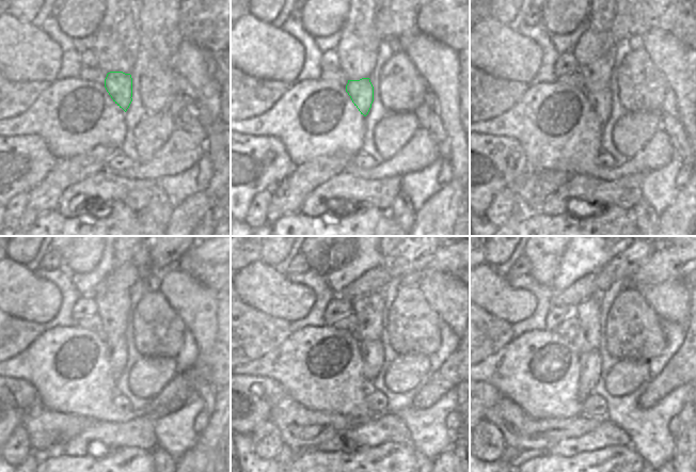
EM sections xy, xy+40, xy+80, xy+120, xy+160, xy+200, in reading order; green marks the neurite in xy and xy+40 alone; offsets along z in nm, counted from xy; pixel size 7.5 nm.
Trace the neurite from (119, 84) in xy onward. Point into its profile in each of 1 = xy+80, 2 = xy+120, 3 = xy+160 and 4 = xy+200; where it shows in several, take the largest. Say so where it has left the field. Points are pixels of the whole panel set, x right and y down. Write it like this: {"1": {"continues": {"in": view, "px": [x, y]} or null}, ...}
{"1": {"continues": {"in": "xy+80", "px": [601, 101]}}, "2": {"continues": {"in": "xy+120", "px": [119, 351]}}, "3": {"continues": {"in": "xy+160", "px": [359, 355]}}, "4": {"continues": {"in": "xy+200", "px": [600, 360]}}}

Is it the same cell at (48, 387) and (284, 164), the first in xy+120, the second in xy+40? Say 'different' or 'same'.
different

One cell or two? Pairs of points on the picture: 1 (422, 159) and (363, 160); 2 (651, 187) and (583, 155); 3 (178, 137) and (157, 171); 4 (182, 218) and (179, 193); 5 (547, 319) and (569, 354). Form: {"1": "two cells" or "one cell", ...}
{"1": "two cells", "2": "two cells", "3": "one cell", "4": "two cells", "5": "two cells"}

